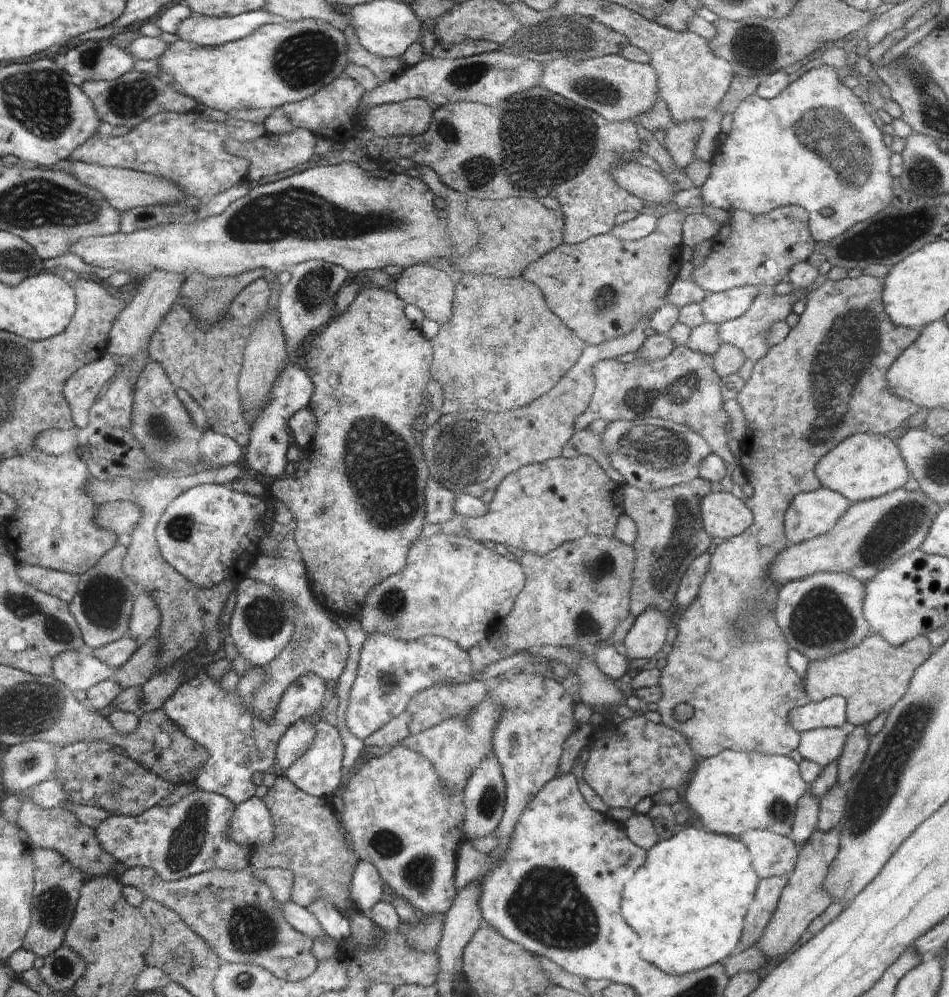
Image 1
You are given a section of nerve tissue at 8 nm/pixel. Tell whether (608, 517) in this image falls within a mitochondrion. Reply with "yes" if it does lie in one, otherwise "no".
no

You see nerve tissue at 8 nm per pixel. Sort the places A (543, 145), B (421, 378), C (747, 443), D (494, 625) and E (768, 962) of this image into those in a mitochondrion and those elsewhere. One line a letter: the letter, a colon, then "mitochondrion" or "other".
A: mitochondrion
B: other
C: other
D: other
E: other

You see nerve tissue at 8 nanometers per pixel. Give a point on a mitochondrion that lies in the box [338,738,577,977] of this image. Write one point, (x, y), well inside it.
(419, 872)

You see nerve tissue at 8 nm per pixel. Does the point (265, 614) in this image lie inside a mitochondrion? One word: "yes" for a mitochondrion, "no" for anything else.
yes

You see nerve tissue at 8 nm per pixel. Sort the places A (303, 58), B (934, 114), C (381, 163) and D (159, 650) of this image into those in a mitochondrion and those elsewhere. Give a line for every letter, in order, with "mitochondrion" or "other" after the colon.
A: mitochondrion
B: mitochondrion
C: other
D: other

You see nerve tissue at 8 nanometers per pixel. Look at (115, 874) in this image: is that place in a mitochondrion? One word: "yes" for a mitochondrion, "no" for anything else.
no

